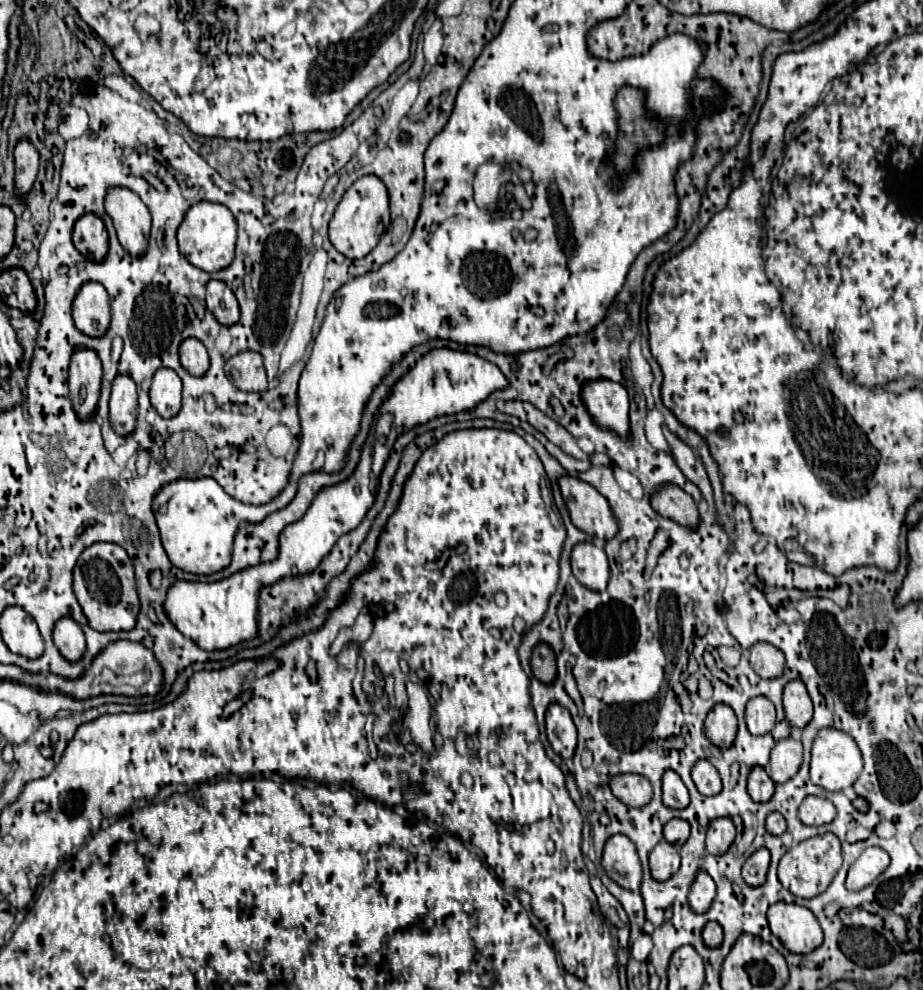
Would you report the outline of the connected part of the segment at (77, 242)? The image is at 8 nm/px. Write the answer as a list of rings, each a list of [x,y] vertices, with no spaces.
[[[84,214],[76,220],[72,240],[78,252],[92,262],[100,262],[108,252],[108,232],[96,214]]]

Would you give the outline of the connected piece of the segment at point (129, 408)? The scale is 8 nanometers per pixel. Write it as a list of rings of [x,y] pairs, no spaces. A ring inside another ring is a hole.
[[[118,374],[112,380],[112,394],[110,394],[110,422],[116,434],[128,436],[136,426],[136,400],[138,388],[136,382],[132,382],[132,376]]]

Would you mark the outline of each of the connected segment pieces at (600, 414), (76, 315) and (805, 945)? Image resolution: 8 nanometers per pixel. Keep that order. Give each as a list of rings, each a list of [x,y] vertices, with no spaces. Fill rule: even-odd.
[[[610,380],[588,382],[582,388],[582,398],[600,426],[620,436],[628,434],[628,392],[622,384]]]
[[[84,282],[72,302],[72,318],[78,330],[88,336],[102,336],[110,324],[110,304],[104,286]]]
[[[776,902],[768,908],[768,922],[772,934],[794,954],[808,954],[822,944],[822,928],[804,906]]]

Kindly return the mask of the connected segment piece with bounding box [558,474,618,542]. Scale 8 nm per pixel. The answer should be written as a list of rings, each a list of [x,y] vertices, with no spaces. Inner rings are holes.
[[[568,474],[558,480],[558,486],[576,528],[584,530],[586,534],[596,534],[600,542],[616,536],[618,524],[610,512],[608,500],[594,486]]]

